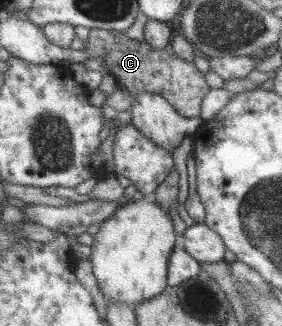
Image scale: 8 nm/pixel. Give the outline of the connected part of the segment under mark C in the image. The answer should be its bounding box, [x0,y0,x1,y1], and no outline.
[85,28,209,118]

